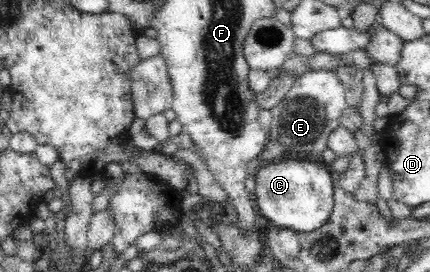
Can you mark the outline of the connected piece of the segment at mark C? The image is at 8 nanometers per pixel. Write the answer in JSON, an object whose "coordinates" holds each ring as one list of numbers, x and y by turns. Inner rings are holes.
{"coordinates":[[307,159,277,160,277,164,261,164,255,174,255,196,259,214,268,218,272,225,283,227,297,232,308,233,323,226,331,216,334,207,334,180,335,175,322,161]]}

